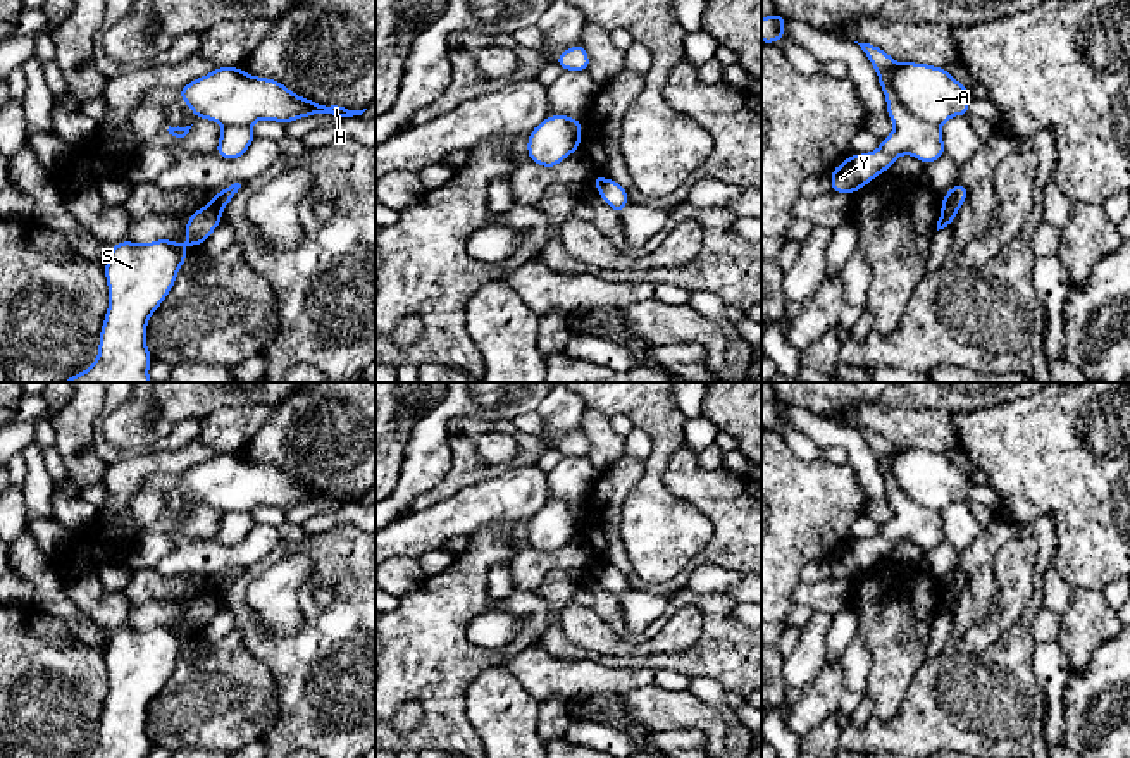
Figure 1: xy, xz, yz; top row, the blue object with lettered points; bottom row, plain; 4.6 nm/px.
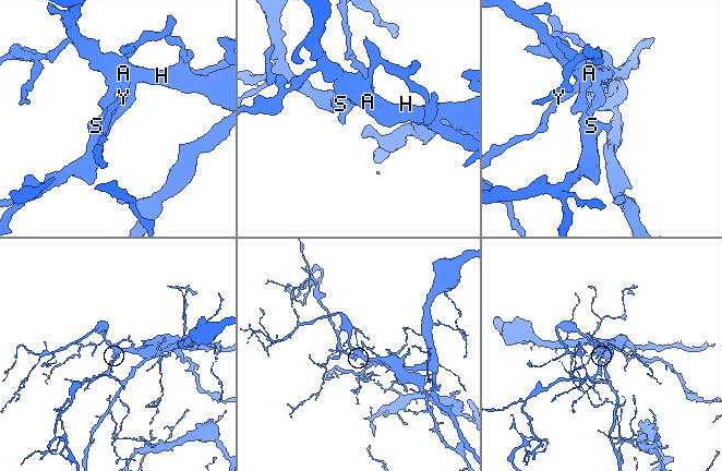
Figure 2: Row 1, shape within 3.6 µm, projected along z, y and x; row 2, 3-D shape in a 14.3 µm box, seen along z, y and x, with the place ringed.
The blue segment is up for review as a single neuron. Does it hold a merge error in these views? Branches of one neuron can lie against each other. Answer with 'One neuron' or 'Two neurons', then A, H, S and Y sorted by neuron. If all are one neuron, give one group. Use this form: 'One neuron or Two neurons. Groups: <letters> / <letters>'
Two neurons. Groups: A H S / Y

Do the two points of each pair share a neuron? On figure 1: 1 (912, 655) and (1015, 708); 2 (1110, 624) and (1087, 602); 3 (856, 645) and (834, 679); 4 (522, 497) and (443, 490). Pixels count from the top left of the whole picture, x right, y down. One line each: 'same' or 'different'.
1: different
2: same
3: different
4: different

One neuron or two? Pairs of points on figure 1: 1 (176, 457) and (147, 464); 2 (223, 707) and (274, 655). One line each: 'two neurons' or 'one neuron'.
1: one neuron
2: two neurons

